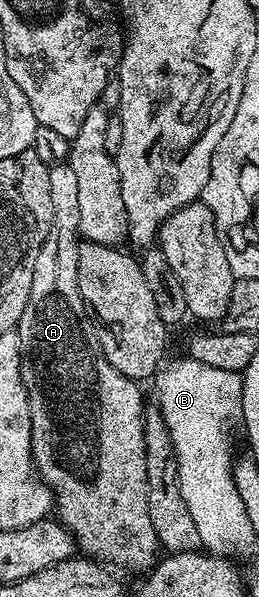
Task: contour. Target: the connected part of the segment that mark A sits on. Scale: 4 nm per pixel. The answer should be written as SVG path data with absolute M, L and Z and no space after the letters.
M56 163L50 166L49 192L53 198L53 215L49 218L50 224L48 225L55 225L49 226L47 238L38 242L39 253L33 259L33 287L29 287L29 303L25 303L25 311L17 326L21 379L29 399L29 415L31 416L31 458L35 461L35 472L38 473L39 478L46 485L51 486L54 500L57 502L57 513L59 509L57 520L72 534L80 554L98 559L111 567L120 565L123 569L147 571L156 564L161 553L161 546L153 531L153 523L149 521L149 507L147 506L147 460L145 459L145 430L143 429L145 404L143 405L143 393L139 390L142 388L140 382L121 375L121 371L117 371L117 367L113 367L109 359L105 359L96 326L89 316L87 306L83 304L81 287L77 279L77 255L81 244L79 235L81 211L77 196L77 175L73 175L70 164Z

